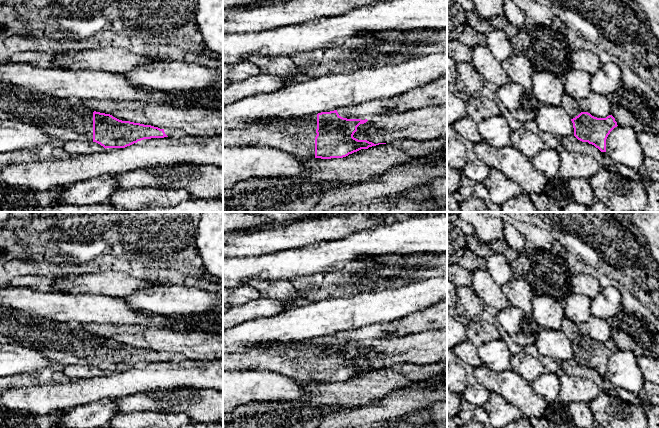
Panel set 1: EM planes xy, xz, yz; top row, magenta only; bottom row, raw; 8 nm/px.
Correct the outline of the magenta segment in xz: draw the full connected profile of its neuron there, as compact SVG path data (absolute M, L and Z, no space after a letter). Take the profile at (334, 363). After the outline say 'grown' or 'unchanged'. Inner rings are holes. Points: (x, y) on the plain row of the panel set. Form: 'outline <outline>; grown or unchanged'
outline M337 334L330 335L330 336L321 336L317 338L317 353L316 353L316 361L315 361L315 382L321 383L331 383L331 382L343 382L357 376L361 373L368 373L369 371L376 370L379 368L386 368L386 367L378 367L374 368L367 364L358 364L353 361L354 357L357 355L357 351L360 348L366 347L368 344L361 344L361 343L347 343L341 341Z; unchanged

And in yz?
outline M581 336L571 345L574 360L582 366L594 369L601 376L606 376L606 363L610 356L618 350L612 339L606 342L597 342L588 336Z; unchanged

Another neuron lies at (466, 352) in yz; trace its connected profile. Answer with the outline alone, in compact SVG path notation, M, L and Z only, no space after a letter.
M468 339L460 342L453 348L460 362L463 364L469 364L474 368L483 365L481 359L478 356L477 349L478 347Z

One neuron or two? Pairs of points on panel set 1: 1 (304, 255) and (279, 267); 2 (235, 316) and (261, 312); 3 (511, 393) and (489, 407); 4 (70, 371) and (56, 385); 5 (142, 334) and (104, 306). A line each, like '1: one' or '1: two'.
1: one
2: one
3: two
4: two
5: two

